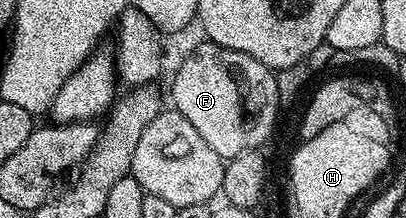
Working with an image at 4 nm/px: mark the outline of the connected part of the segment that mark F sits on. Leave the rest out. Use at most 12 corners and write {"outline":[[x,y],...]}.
{"outline":[[204,43],[171,82],[174,109],[224,160],[260,149],[276,75]]}

